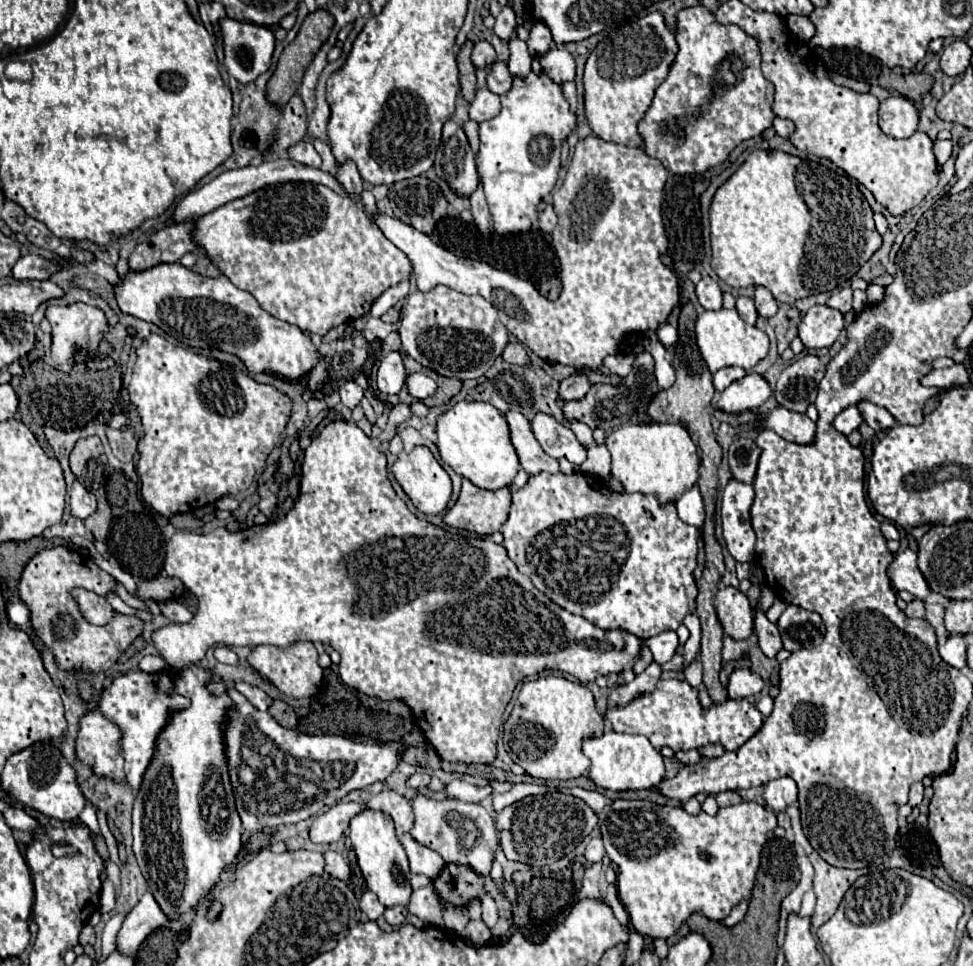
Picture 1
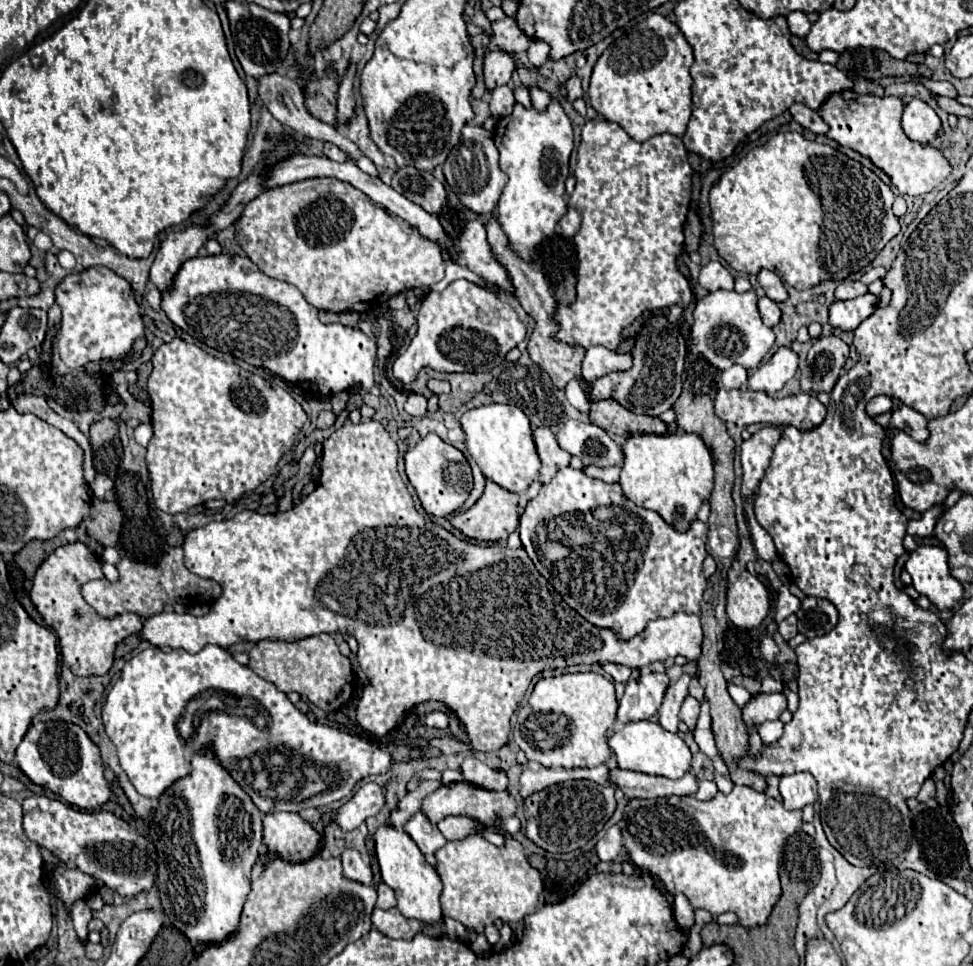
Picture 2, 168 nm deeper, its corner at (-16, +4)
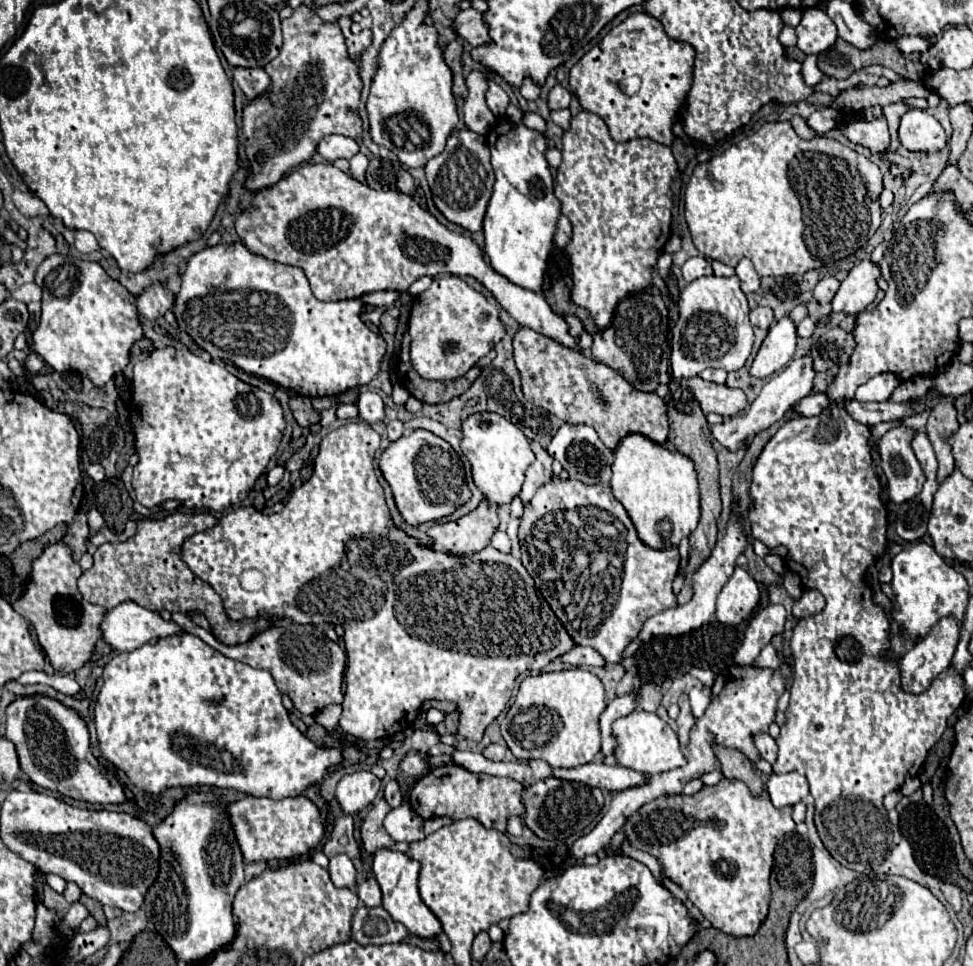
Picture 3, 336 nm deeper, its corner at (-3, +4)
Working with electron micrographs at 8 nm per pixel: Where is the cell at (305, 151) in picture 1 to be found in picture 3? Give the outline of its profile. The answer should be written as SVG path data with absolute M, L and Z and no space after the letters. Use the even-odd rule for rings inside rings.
M327 135L325 139L319 141L317 153L321 153L329 163L335 159L351 159L359 151L359 143L351 137L345 135Z

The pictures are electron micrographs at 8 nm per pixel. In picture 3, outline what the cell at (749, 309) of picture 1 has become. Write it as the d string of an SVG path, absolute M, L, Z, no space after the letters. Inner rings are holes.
M757 307L751 311L751 325L759 329L769 329L773 325L773 311L771 307Z

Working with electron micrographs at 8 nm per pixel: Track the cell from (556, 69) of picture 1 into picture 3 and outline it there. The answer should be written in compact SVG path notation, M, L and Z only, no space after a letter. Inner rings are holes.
M555 85L549 93L549 109L565 109L569 107L569 101L571 101L571 93L561 87L561 85Z

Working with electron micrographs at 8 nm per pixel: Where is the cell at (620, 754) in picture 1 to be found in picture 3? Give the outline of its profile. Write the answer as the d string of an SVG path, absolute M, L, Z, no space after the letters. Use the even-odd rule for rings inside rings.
M633 711L627 717L617 719L613 723L613 731L615 731L615 737L619 739L615 757L617 757L619 765L623 765L623 767L635 769L643 775L653 775L653 773L663 773L663 771L683 767L687 763L681 753L681 745L677 741L675 731L657 713Z

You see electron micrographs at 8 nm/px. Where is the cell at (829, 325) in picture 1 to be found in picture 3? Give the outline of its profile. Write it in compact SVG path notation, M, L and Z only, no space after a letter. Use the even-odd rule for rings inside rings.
M871 259L859 261L849 275L841 281L837 295L833 297L833 311L857 315L873 303L879 287L877 279L881 277L881 269Z

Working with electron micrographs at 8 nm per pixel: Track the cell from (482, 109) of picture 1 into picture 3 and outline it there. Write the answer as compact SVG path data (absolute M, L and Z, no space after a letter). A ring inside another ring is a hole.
M487 79L485 97L487 97L487 105L493 111L493 115L495 117L503 117L507 105L509 105L509 95L493 79Z

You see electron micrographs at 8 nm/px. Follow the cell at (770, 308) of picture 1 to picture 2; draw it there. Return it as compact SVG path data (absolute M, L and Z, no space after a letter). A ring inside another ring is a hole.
M768 269L760 271L760 273L758 273L758 281L760 281L762 289L766 291L766 295L768 295L772 301L782 303L782 301L788 299L788 291L786 291L784 283L780 281L780 277L778 277L774 271L768 271Z

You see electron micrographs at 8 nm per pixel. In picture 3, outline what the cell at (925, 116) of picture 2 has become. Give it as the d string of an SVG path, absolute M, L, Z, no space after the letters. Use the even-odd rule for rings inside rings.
M909 109L901 117L899 141L909 151L937 153L947 145L947 135L935 117L923 109Z

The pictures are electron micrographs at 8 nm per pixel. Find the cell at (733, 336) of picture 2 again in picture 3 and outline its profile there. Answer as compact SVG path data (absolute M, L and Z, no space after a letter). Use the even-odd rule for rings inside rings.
M705 275L691 281L679 295L679 321L673 327L671 375L695 377L707 367L737 371L745 365L753 347L749 305L739 287L739 277Z

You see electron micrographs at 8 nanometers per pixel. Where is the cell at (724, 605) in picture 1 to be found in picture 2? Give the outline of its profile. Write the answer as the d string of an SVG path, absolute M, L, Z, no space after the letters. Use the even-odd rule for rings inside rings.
M748 571L730 583L726 613L730 621L740 629L758 627L770 610L770 597L766 587Z

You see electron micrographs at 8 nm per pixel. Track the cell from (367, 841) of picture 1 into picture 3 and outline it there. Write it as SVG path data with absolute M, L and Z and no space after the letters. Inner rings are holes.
M379 849L373 857L373 873L381 885L381 891L383 891L383 909L391 915L391 919L403 923L409 929L409 933L423 937L423 939L437 937L443 931L441 921L435 917L435 913L419 897L419 889L417 889L419 863L415 859L407 857L405 853L399 853L399 851Z

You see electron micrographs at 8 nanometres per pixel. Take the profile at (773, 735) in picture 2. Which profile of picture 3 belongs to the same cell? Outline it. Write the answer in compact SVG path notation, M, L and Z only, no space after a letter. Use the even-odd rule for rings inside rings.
M763 733L763 735L755 737L755 745L757 745L761 757L773 765L775 759L777 759L777 743L775 743L775 739L769 733Z

